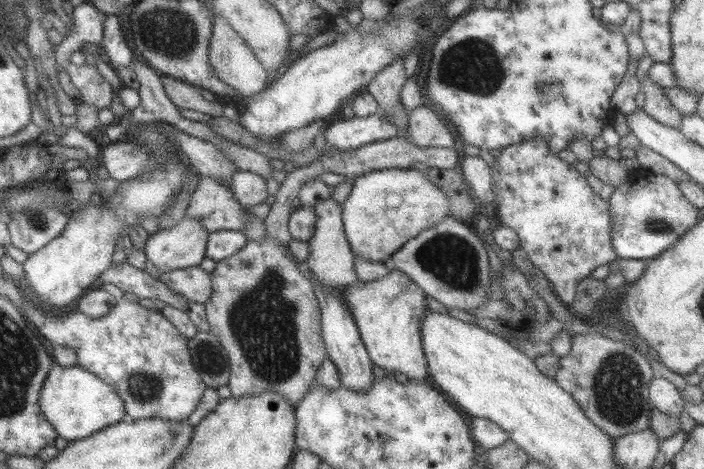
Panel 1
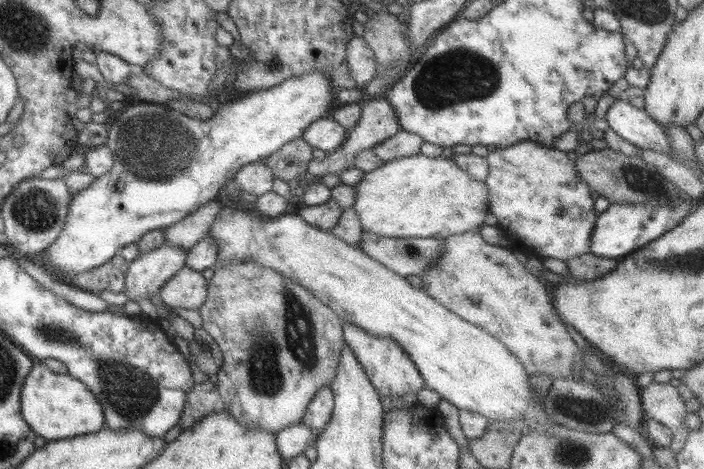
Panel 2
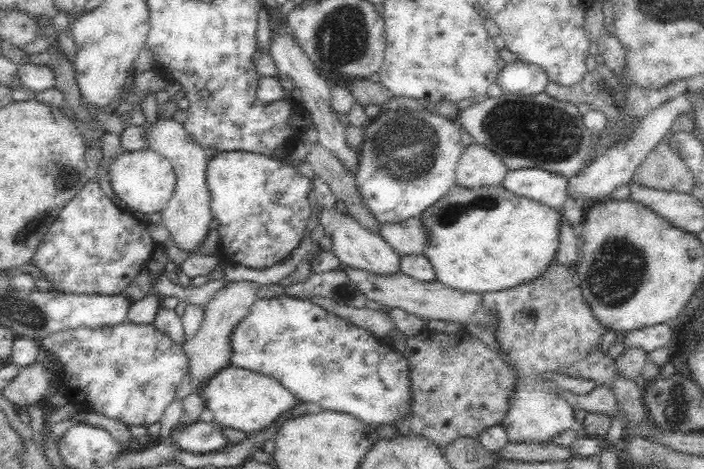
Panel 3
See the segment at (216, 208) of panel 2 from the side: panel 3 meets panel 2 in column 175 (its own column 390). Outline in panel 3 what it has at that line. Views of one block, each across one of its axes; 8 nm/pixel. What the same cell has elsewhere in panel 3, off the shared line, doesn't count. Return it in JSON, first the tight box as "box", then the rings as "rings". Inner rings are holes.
{"box":[377,217,428,256],"rings":[[[416,217],[402,220],[400,223],[380,224],[377,233],[399,256],[408,254],[424,254],[424,246],[428,244],[424,224]]]}

